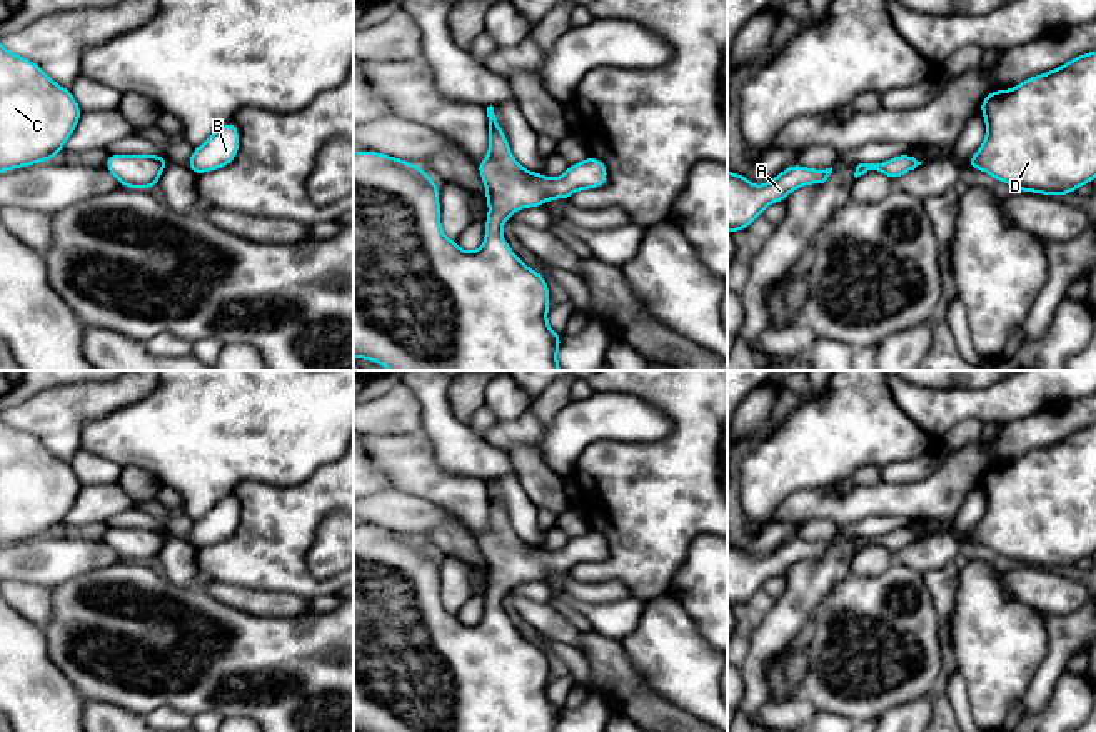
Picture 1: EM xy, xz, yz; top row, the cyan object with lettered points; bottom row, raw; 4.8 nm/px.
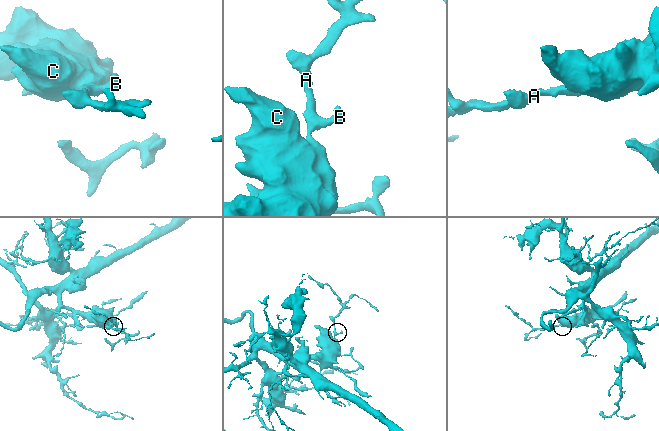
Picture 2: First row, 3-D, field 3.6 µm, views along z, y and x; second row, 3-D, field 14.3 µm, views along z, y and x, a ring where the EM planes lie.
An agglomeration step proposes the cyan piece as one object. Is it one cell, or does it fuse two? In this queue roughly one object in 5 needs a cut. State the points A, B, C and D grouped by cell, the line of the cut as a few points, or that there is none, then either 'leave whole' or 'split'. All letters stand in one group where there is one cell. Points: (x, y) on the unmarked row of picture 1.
groups A B C D; cut none; leave whole

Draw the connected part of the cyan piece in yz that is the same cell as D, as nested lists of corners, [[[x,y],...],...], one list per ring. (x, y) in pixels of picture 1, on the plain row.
[[[1096,424],[1026,452],[1011,464],[991,464],[979,479],[986,512],[968,542],[984,544],[1018,565],[1063,570],[1096,550]]]

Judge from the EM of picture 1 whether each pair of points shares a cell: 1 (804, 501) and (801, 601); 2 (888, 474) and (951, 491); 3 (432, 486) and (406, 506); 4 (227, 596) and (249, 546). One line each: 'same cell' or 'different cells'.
1: different cells
2: different cells
3: different cells
4: different cells

